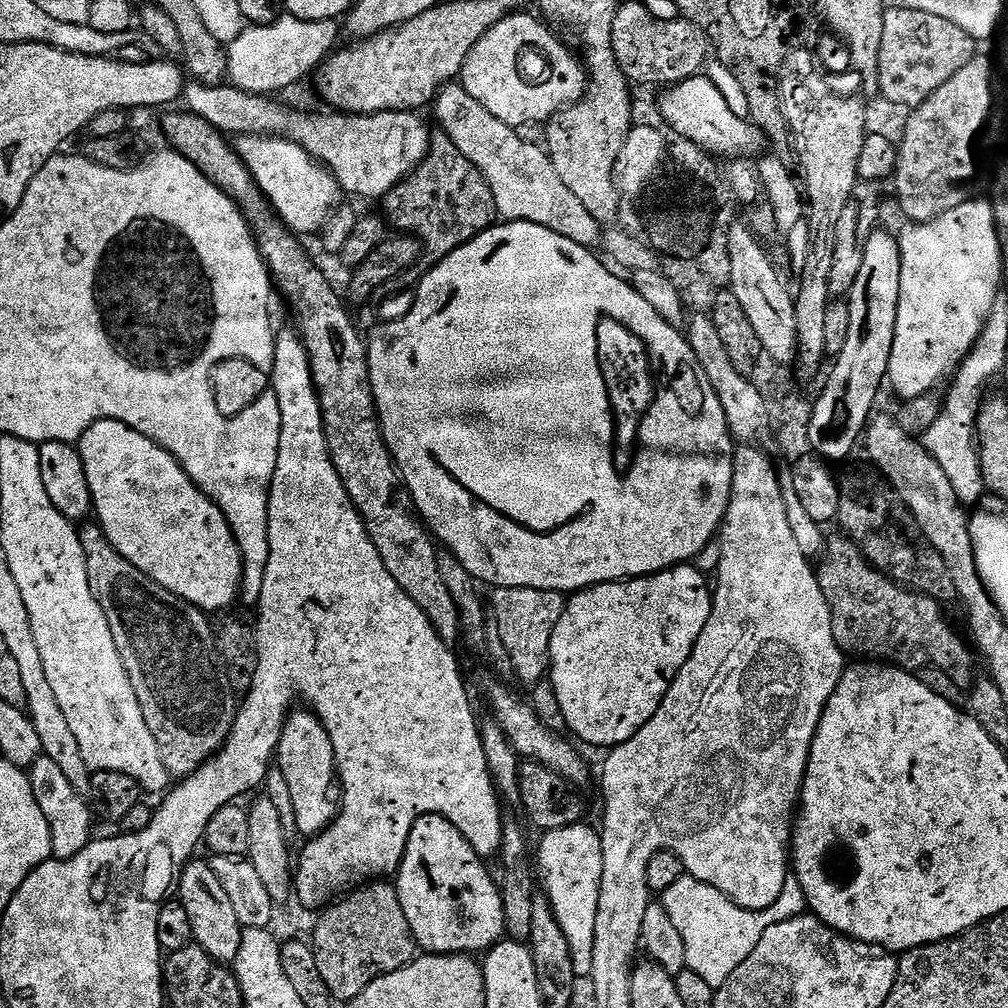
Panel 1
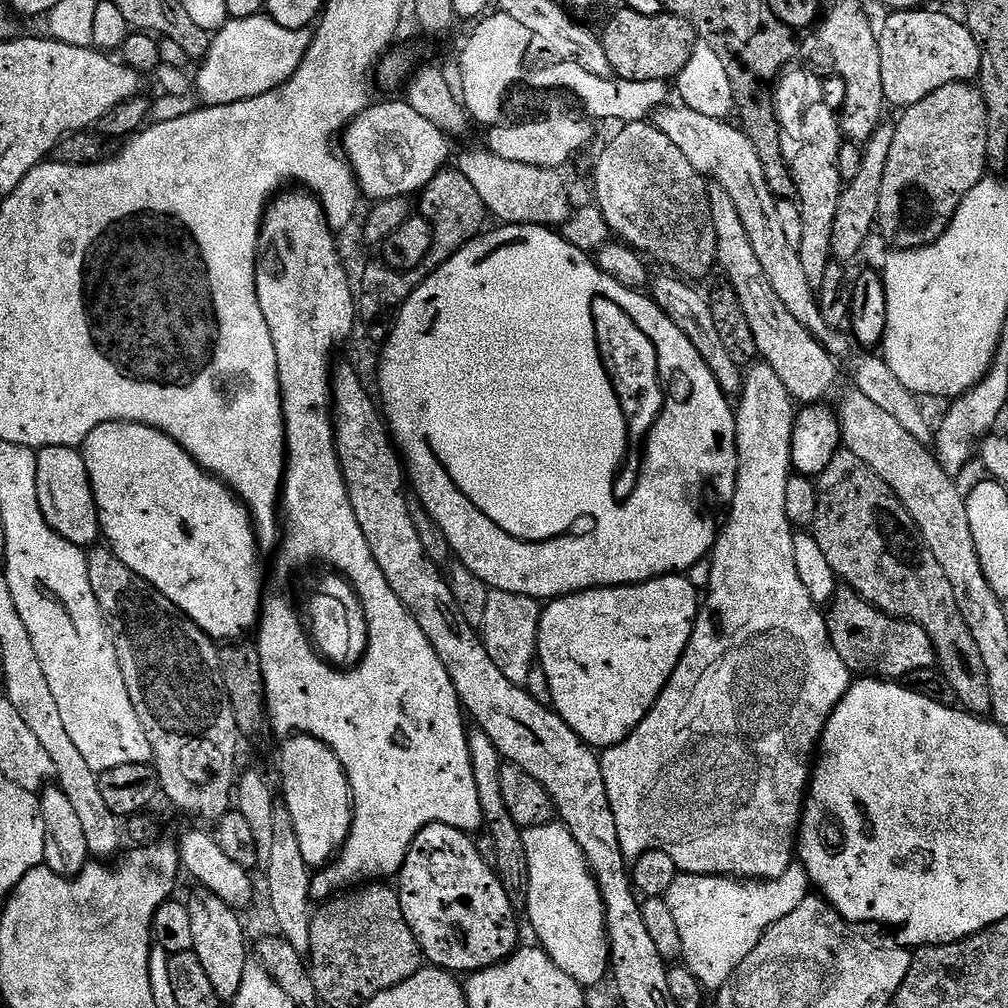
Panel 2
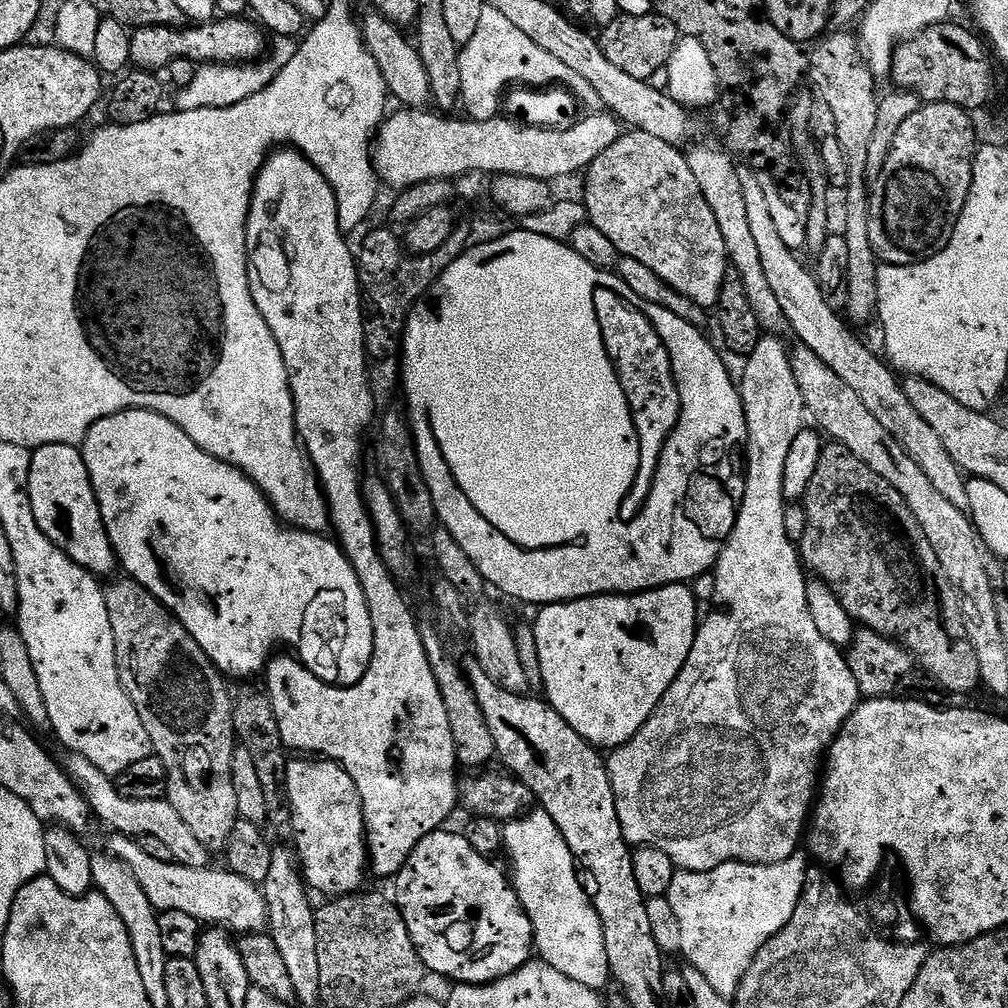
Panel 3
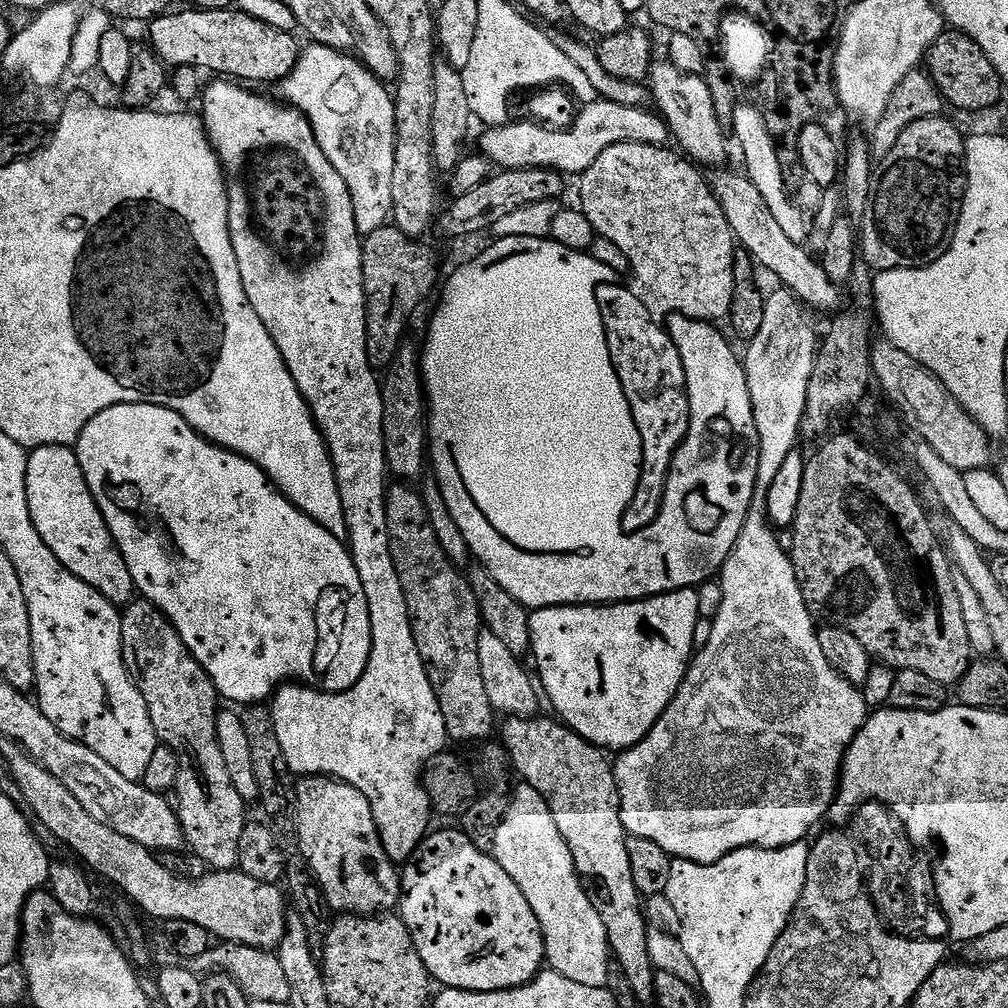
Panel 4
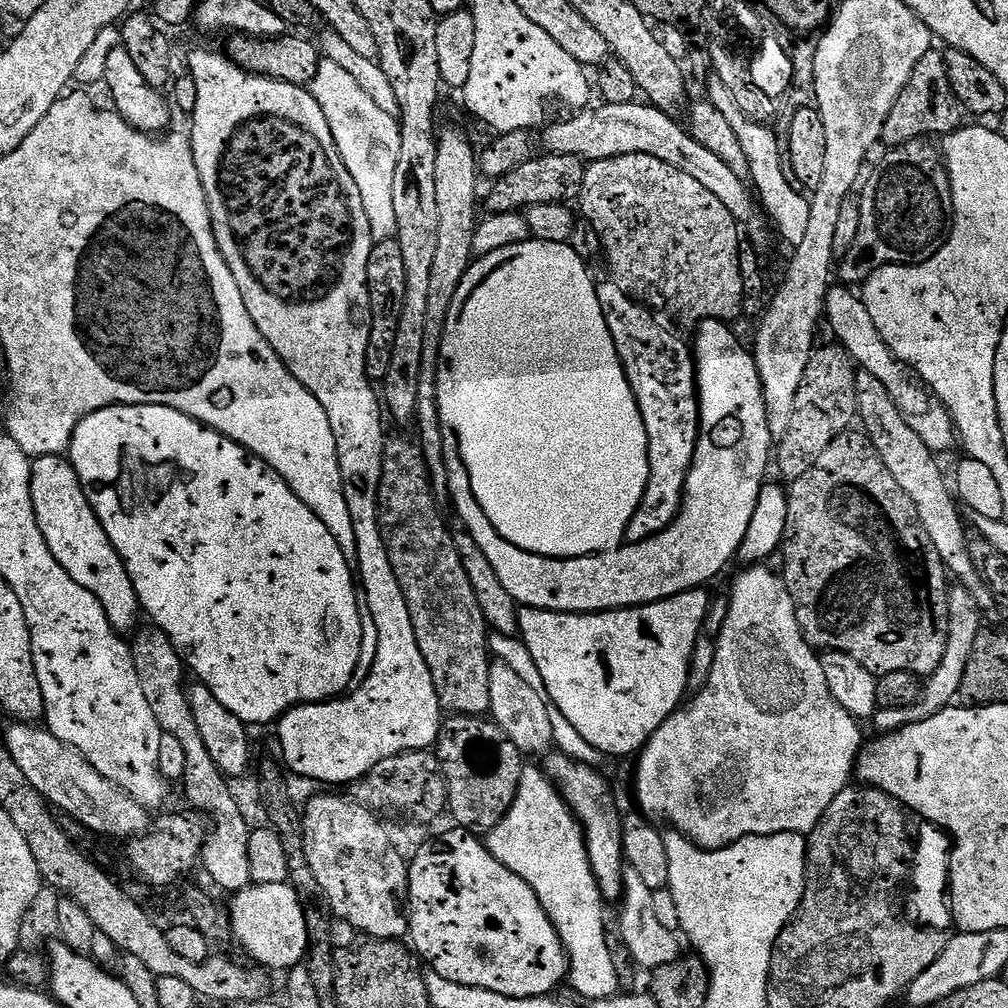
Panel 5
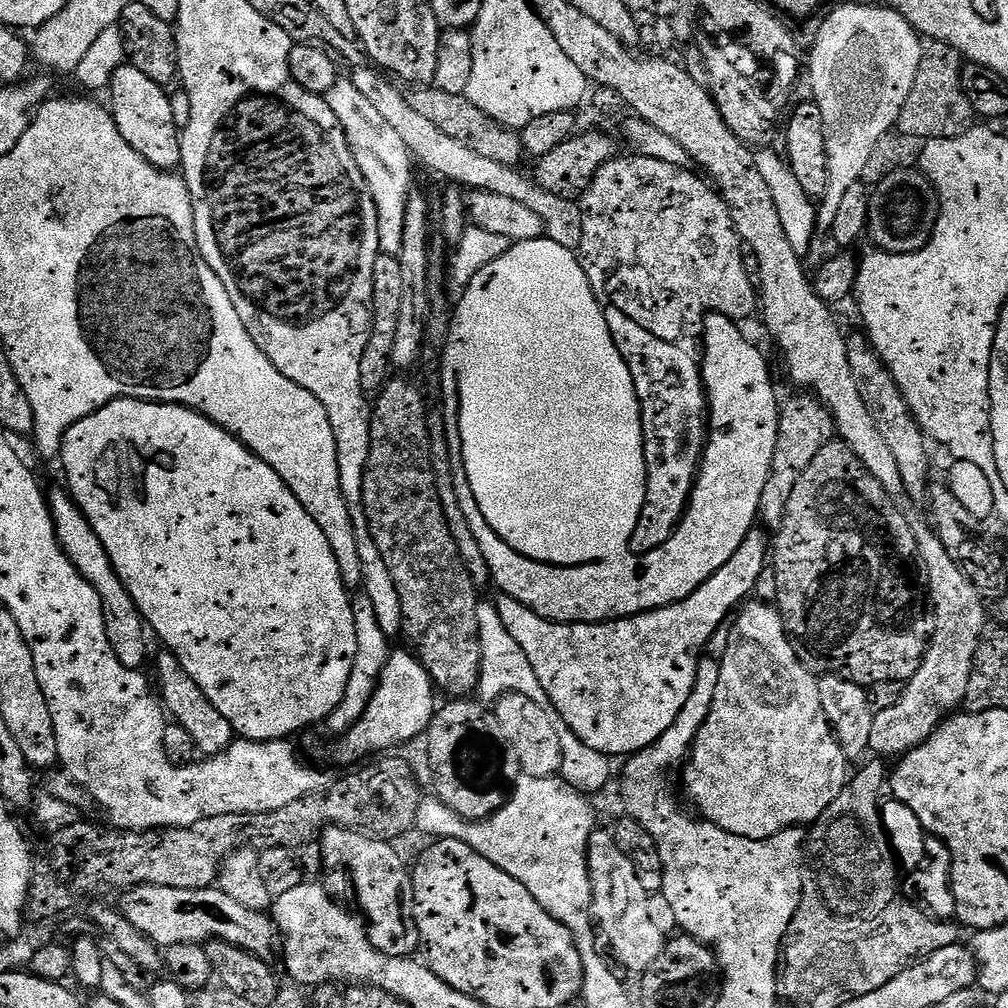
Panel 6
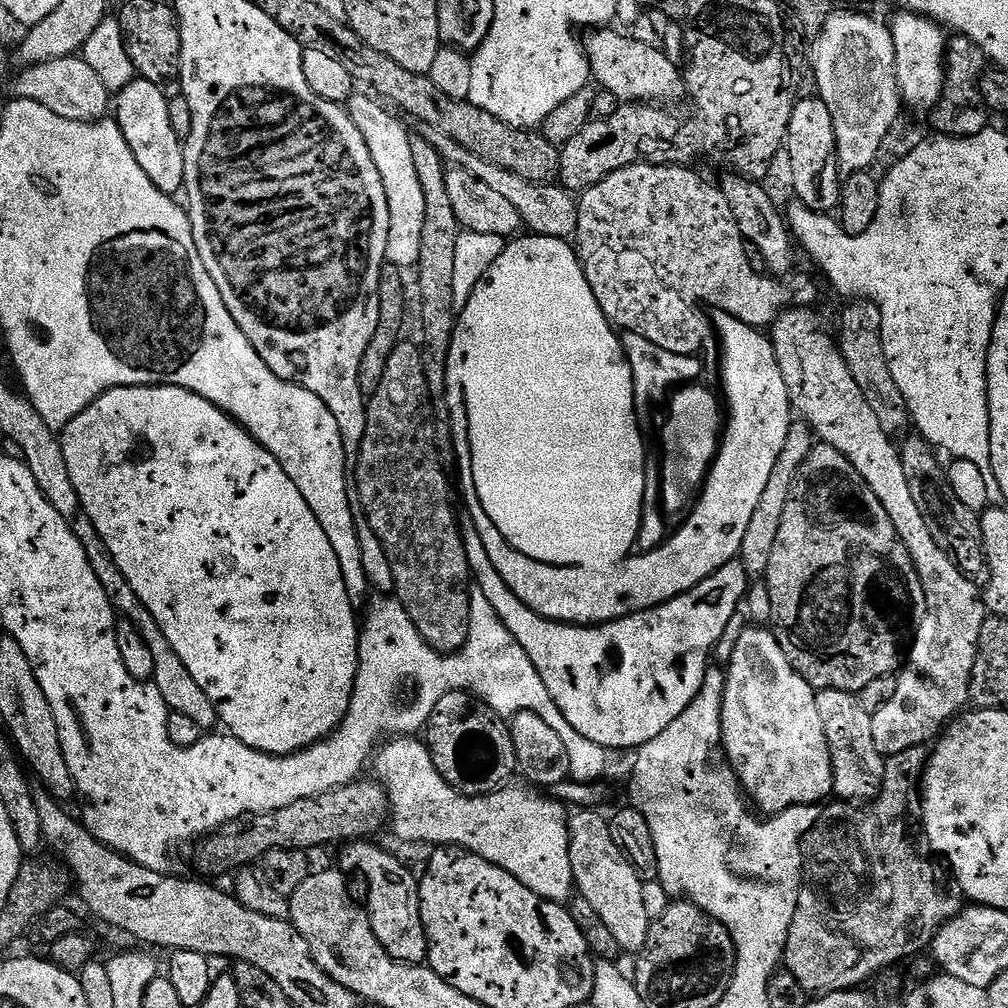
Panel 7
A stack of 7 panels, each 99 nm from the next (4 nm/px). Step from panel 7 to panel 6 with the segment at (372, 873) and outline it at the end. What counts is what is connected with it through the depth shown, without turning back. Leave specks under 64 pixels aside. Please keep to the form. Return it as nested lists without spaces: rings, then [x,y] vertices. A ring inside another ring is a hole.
[[[329,826],[324,829],[322,835],[319,837],[318,845],[320,844],[320,860],[324,863],[324,877],[322,877],[323,883],[326,885],[329,892],[333,896],[339,898],[341,901],[349,902],[348,900],[356,899],[356,904],[359,915],[366,921],[366,927],[368,930],[368,937],[370,942],[375,948],[382,954],[390,954],[391,956],[412,956],[415,953],[415,948],[421,947],[420,931],[416,925],[416,915],[414,914],[414,890],[412,889],[412,873],[409,865],[404,865],[404,860],[395,852],[393,845],[387,840],[379,838],[373,838],[369,833],[361,832],[354,828],[344,828],[341,826]]]

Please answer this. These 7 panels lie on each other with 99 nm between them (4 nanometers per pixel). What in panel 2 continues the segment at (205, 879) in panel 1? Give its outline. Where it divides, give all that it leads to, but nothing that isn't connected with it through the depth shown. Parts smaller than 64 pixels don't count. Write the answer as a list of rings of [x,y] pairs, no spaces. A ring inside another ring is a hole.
[[[197,887],[186,903],[190,910],[190,930],[194,934],[192,953],[202,962],[202,970],[206,970],[206,978],[210,978],[210,986],[214,986],[214,994],[222,1002],[231,1002],[238,994],[238,986],[242,986],[242,974],[250,963],[250,948],[244,945],[244,928],[240,925],[237,909],[226,906],[218,894],[209,892],[207,888]]]

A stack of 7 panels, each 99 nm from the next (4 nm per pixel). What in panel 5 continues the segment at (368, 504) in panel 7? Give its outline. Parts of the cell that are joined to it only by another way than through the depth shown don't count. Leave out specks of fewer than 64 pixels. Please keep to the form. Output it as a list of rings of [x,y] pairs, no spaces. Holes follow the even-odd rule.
[[[389,435],[384,441],[382,480],[378,486],[378,530],[382,530],[390,566],[394,566],[398,586],[402,586],[406,597],[410,622],[414,622],[414,638],[418,638],[418,650],[422,650],[422,658],[430,666],[430,678],[434,678],[441,709],[457,716],[484,716],[490,709],[490,629],[478,598],[474,598],[474,586],[466,578],[449,521],[444,521],[445,513],[436,504],[423,450],[411,438]]]

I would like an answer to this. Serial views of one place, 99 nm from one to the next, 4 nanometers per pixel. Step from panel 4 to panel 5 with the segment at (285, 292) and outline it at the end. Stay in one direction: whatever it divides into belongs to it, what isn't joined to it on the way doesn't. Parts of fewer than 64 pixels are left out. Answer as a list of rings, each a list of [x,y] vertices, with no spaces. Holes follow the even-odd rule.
[[[196,48],[189,54],[187,71],[194,78],[194,86],[198,86],[198,102],[190,114],[190,120],[192,120],[190,139],[194,166],[198,166],[198,178],[202,178],[202,190],[206,190],[212,233],[218,250],[226,266],[230,266],[230,274],[234,274],[234,282],[238,282],[242,302],[246,302],[246,310],[250,310],[250,318],[254,318],[254,326],[258,326],[262,338],[270,342],[270,346],[290,370],[290,374],[298,378],[298,382],[302,382],[302,386],[306,386],[306,390],[310,390],[310,394],[314,394],[318,402],[322,402],[322,410],[326,410],[326,418],[330,418],[330,430],[334,430],[334,442],[338,446],[338,466],[342,470],[346,506],[350,506],[350,518],[354,521],[358,584],[366,598],[366,606],[370,606],[370,618],[374,618],[374,626],[378,629],[378,650],[370,674],[364,680],[359,681],[356,686],[360,688],[353,687],[347,694],[323,704],[299,704],[296,708],[289,708],[280,717],[278,729],[280,728],[280,752],[284,755],[283,763],[286,768],[286,763],[288,763],[289,773],[292,771],[296,776],[305,776],[306,779],[317,780],[320,784],[348,786],[362,779],[370,770],[374,770],[374,766],[378,766],[378,762],[386,758],[403,752],[431,749],[440,736],[442,723],[438,690],[434,690],[434,678],[430,678],[430,666],[426,666],[426,658],[422,658],[422,650],[418,650],[418,638],[414,638],[414,622],[410,622],[410,609],[406,607],[406,597],[402,594],[402,586],[398,586],[394,566],[390,566],[390,554],[386,554],[386,542],[382,542],[382,530],[378,530],[378,486],[382,480],[386,431],[384,432],[385,417],[382,415],[381,397],[377,389],[376,392],[372,389],[375,388],[373,381],[369,380],[366,374],[366,346],[372,329],[368,279],[366,278],[370,250],[374,243],[370,234],[370,218],[366,218],[366,206],[362,206],[362,194],[358,191],[358,182],[354,182],[350,170],[346,170],[342,162],[342,154],[338,154],[338,146],[334,146],[334,134],[330,134],[330,122],[326,122],[326,114],[322,114],[322,106],[318,106],[318,102],[307,87],[232,88],[232,72],[234,73],[232,61],[223,51],[207,52],[204,48]]]

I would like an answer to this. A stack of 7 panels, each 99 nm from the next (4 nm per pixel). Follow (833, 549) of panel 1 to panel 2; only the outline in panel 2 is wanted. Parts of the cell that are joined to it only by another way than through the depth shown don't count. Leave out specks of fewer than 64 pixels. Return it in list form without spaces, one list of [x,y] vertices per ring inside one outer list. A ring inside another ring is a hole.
[[[837,587],[836,597],[827,609],[826,619],[830,642],[834,650],[838,650],[838,658],[846,662],[848,671],[853,674],[867,674],[872,678],[906,678],[911,672],[937,667],[936,651],[930,642],[930,634],[926,634],[922,626],[918,626],[912,620],[895,620],[870,602],[863,600],[853,588]]]

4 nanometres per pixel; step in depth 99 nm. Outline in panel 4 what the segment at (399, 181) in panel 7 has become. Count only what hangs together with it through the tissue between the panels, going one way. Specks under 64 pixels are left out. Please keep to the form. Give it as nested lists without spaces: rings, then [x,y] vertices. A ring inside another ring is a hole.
[[[309,43],[294,70],[278,85],[279,99],[303,112],[316,131],[322,154],[342,174],[354,202],[361,237],[385,227],[392,215],[390,185],[394,178],[396,102],[385,81],[368,71],[355,55]]]

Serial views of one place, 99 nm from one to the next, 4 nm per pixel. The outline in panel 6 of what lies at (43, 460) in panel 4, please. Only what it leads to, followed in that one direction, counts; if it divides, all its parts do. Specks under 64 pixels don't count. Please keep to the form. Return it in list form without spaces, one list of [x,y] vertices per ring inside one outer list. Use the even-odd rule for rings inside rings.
[[[63,487],[47,493],[48,509],[52,512],[52,521],[56,527],[56,541],[62,545],[71,562],[102,598],[106,622],[106,638],[122,666],[143,669],[144,659],[148,656],[148,644],[144,641],[146,625],[144,616],[138,610],[134,598],[130,598],[130,590],[122,582],[122,578],[114,570],[110,558],[106,554],[106,546],[98,538],[94,526],[86,518],[86,514],[77,506],[71,492]]]

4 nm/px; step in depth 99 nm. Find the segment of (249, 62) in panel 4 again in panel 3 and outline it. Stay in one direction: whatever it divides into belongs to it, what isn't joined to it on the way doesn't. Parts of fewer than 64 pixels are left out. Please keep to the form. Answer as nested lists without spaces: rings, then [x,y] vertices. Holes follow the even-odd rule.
[[[213,18],[188,27],[146,26],[135,29],[130,42],[131,63],[140,70],[164,70],[171,60],[177,58],[207,58],[212,62],[248,62],[253,59],[252,52],[263,53],[266,48],[265,29],[248,18]]]

